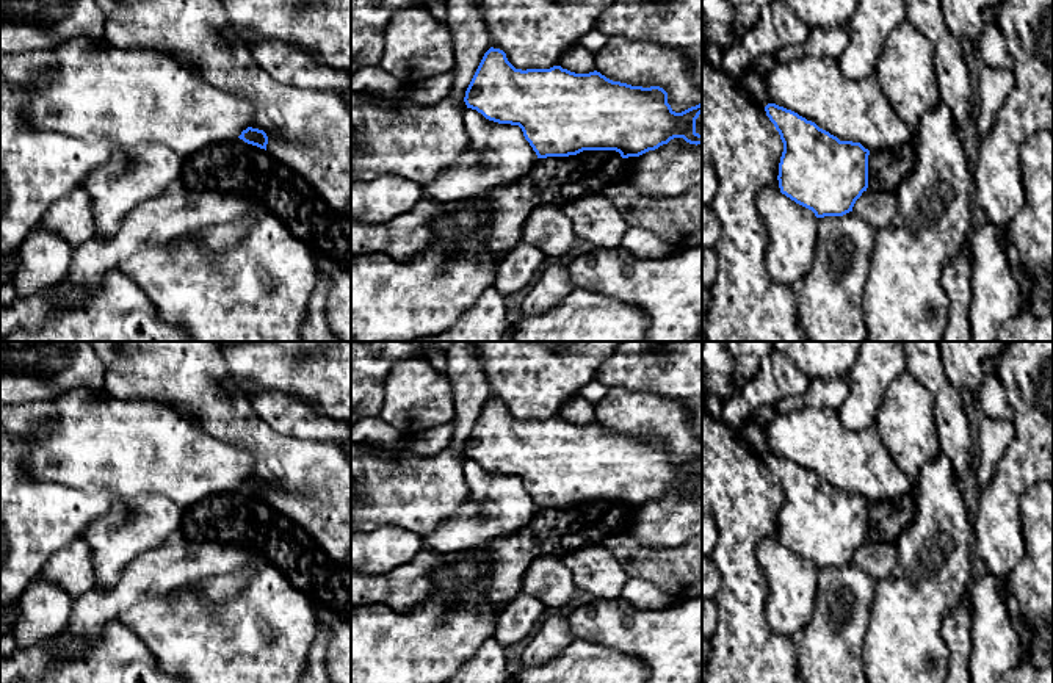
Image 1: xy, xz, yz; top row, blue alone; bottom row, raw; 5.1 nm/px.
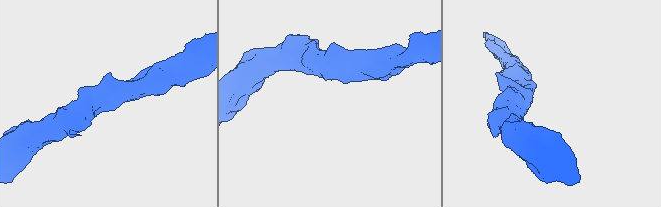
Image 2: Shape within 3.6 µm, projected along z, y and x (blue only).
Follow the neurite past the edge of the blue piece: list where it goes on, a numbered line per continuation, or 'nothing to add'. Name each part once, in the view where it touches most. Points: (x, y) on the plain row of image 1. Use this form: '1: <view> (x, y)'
nothing to add

